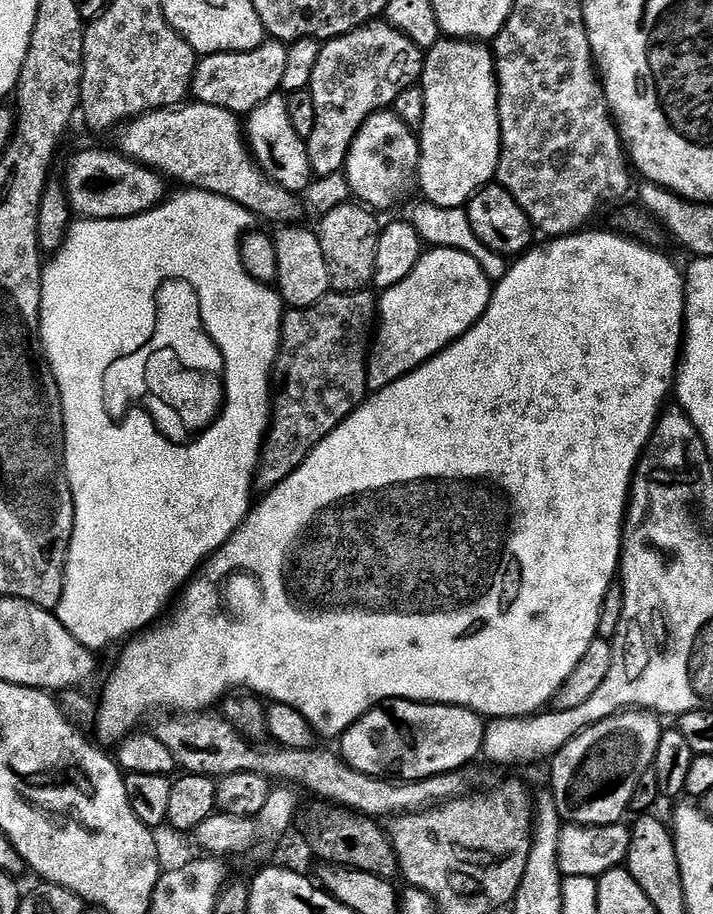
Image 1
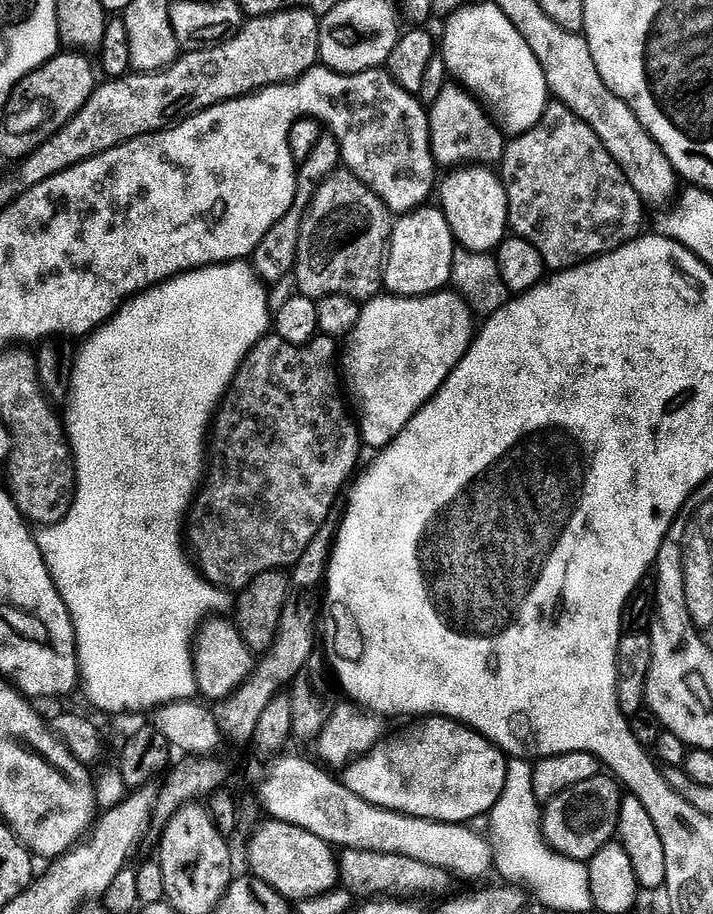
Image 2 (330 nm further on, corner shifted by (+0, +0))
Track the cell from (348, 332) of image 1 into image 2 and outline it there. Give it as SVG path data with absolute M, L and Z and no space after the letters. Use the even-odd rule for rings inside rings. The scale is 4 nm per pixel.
M269 334L261 338L250 351L248 355L245 356L244 361L240 364L240 369L236 372L236 377L232 379L232 384L228 387L227 392L224 394L224 399L210 425L210 459L206 464L206 479L203 481L202 487L199 489L198 495L186 517L186 540L190 545L191 551L194 553L195 563L198 565L201 572L204 573L205 578L209 580L212 584L215 584L217 588L222 588L225 590L239 590L244 588L250 582L254 582L254 578L258 574L266 574L267 572L275 572L277 570L288 570L293 566L298 565L303 555L306 554L307 548L312 546L316 540L316 537L320 534L320 529L325 527L329 523L328 520L328 507L332 504L332 499L336 496L336 491L343 486L344 482L357 471L356 459L360 456L360 448L362 449L362 441L360 438L360 429L358 427L357 421L352 420L350 417L344 413L344 400L340 397L340 388L342 392L342 380L338 375L338 352L336 356L336 344L337 341L331 336L326 336L323 334L317 334L312 337L312 339L305 341L304 344L291 344L286 342L280 336L275 334Z

